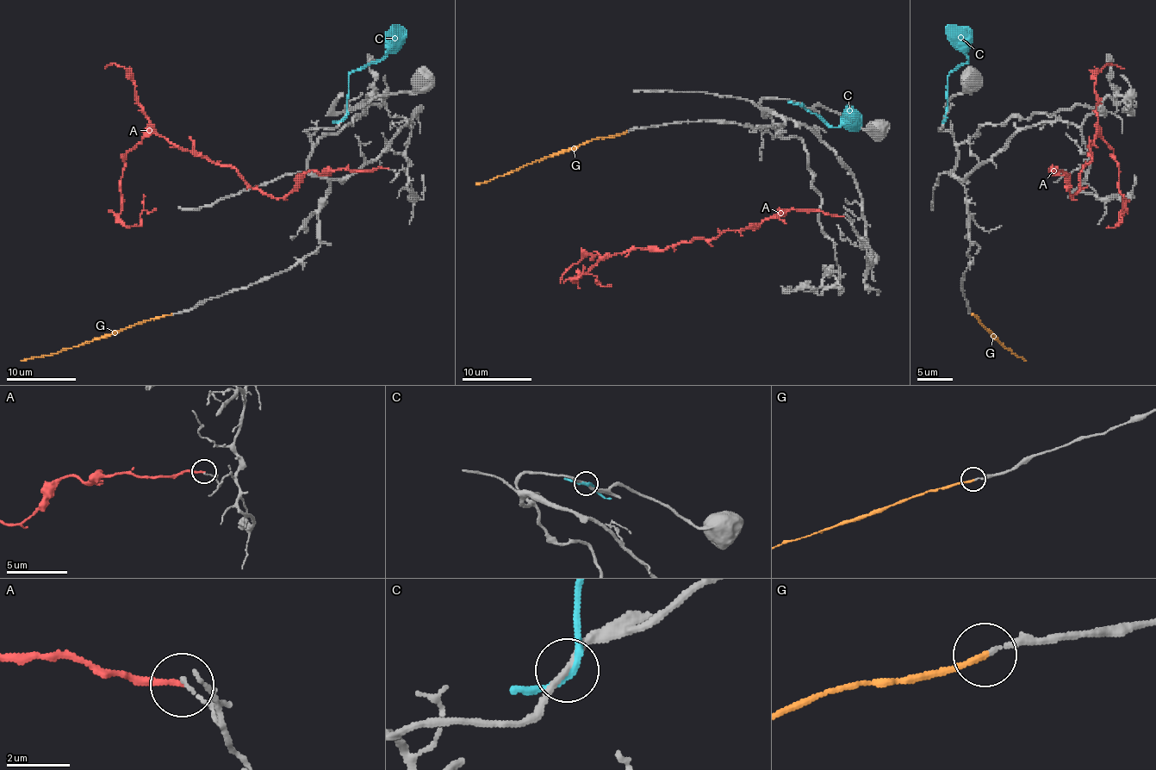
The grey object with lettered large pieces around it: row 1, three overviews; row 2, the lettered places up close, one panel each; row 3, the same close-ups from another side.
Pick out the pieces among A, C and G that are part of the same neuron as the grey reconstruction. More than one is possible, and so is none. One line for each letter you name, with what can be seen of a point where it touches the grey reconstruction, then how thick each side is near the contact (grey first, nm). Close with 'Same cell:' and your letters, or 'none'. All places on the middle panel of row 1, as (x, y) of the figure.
G: Touches grey at (626, 132). Thickness 130 nm (grey) against 180 nm
Same cell: G

